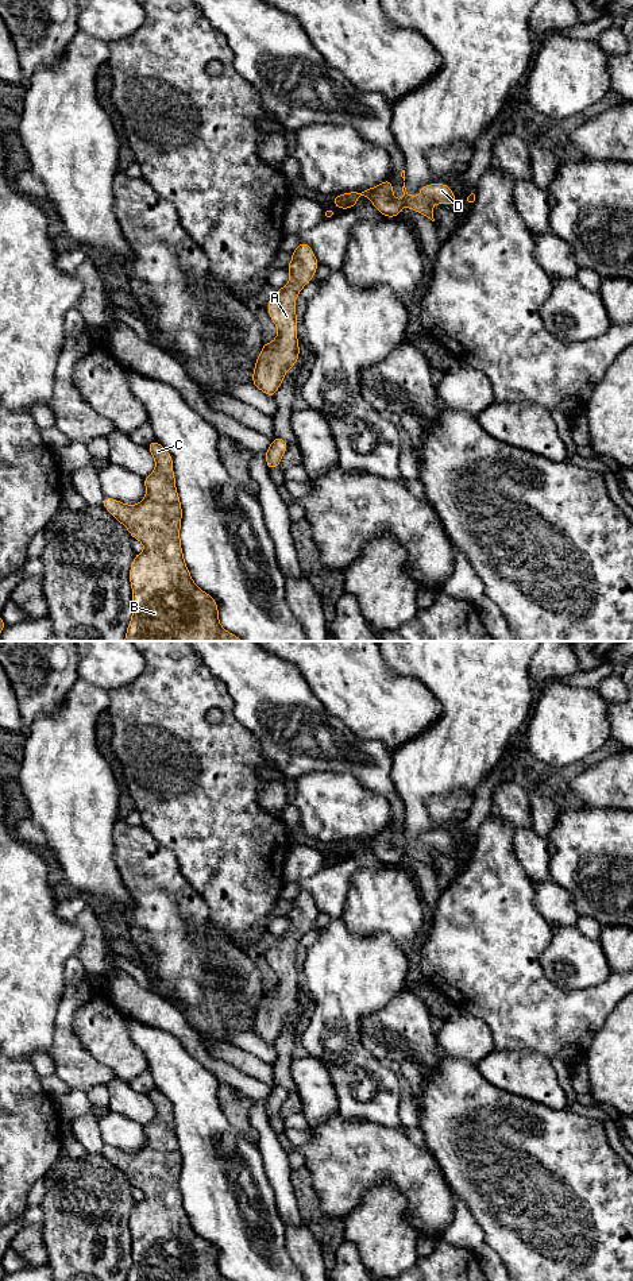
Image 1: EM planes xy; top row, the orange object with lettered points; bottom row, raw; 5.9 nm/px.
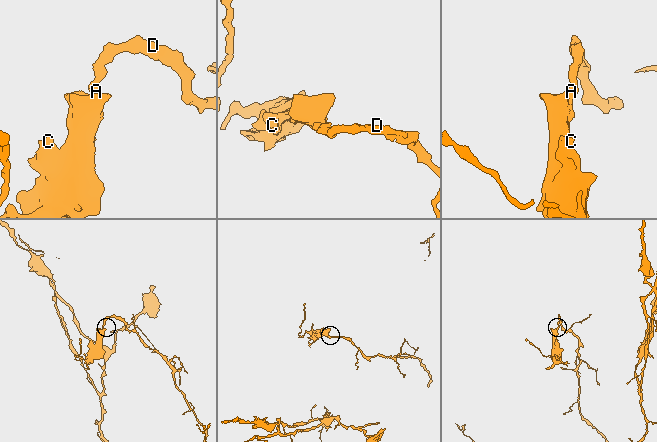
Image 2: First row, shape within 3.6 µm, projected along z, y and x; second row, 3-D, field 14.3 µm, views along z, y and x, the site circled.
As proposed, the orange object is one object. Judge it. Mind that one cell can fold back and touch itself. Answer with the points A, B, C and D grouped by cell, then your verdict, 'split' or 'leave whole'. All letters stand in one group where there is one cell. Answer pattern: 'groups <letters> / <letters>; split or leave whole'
groups A B C D; leave whole

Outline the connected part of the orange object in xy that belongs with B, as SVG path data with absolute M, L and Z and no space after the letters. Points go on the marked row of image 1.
M157 440L147 448L155 460L155 470L143 478L146 497L136 505L108 497L103 501L103 506L127 528L132 539L144 545L130 567L132 617L124 641L243 641L221 626L215 598L197 587L184 560L180 539L184 512L175 487L173 458Z

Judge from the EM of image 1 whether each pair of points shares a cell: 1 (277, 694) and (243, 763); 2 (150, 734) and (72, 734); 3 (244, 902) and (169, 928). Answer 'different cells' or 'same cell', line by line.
1: different cells
2: different cells
3: different cells

